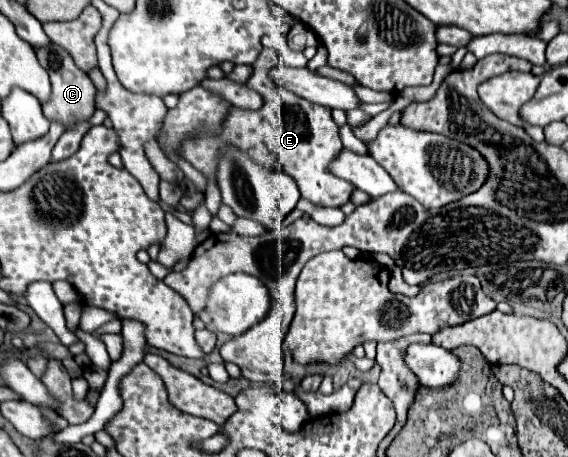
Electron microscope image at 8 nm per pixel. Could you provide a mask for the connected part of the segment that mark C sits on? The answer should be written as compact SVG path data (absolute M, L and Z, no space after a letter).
M50 44L48 48L34 48L38 62L42 64L42 68L46 68L50 82L52 82L52 94L48 104L42 104L44 116L48 120L60 120L66 128L70 128L72 124L80 122L80 120L88 120L94 114L94 98L96 98L96 88L92 84L92 80L88 78L88 74L84 74L74 58L64 52L64 48Z

